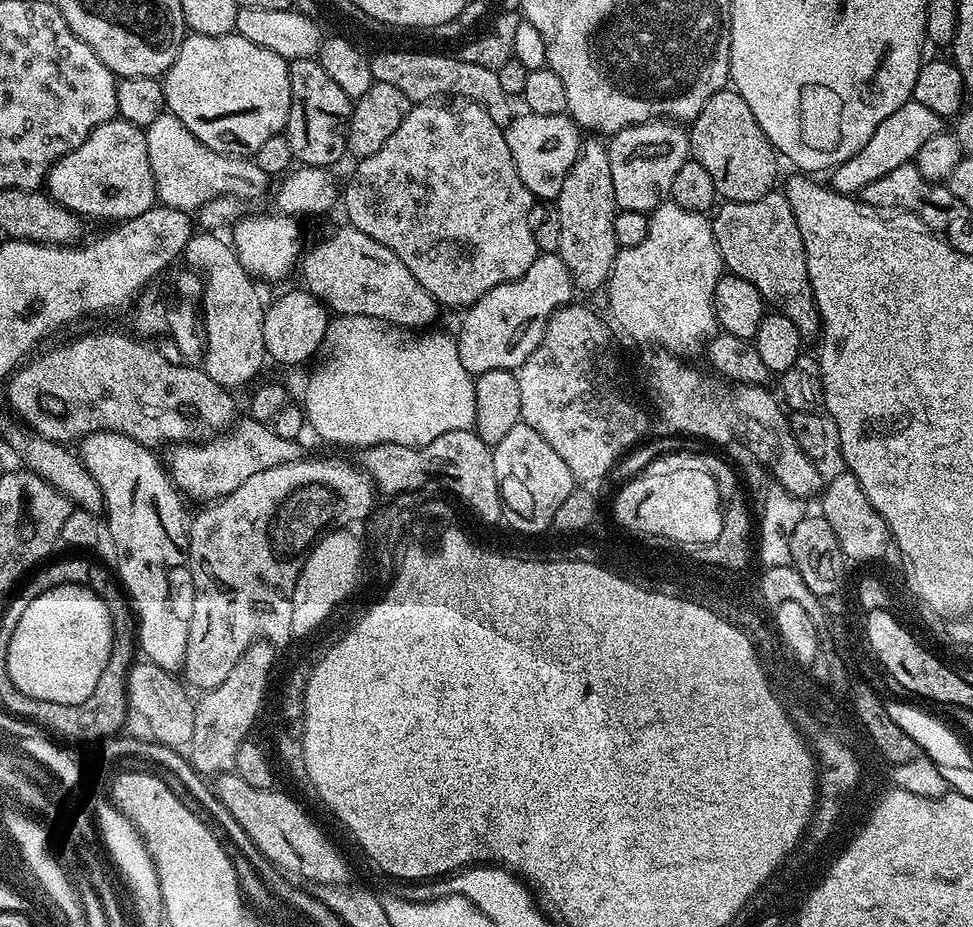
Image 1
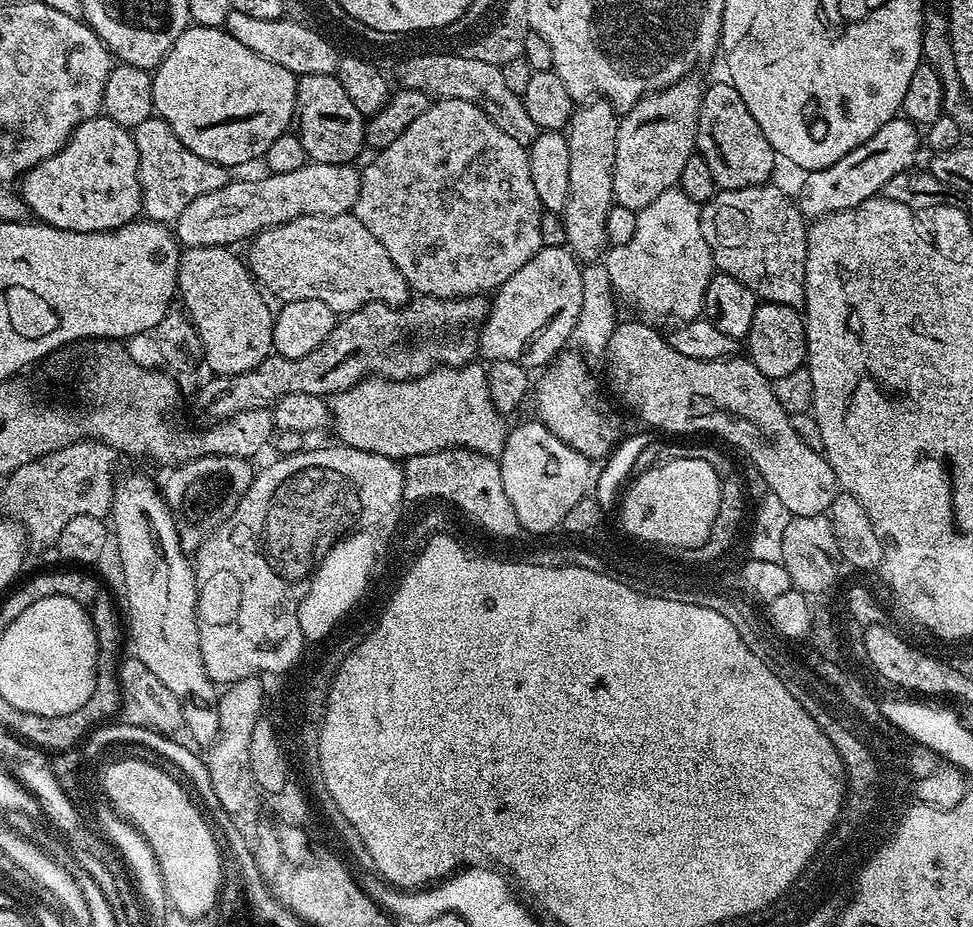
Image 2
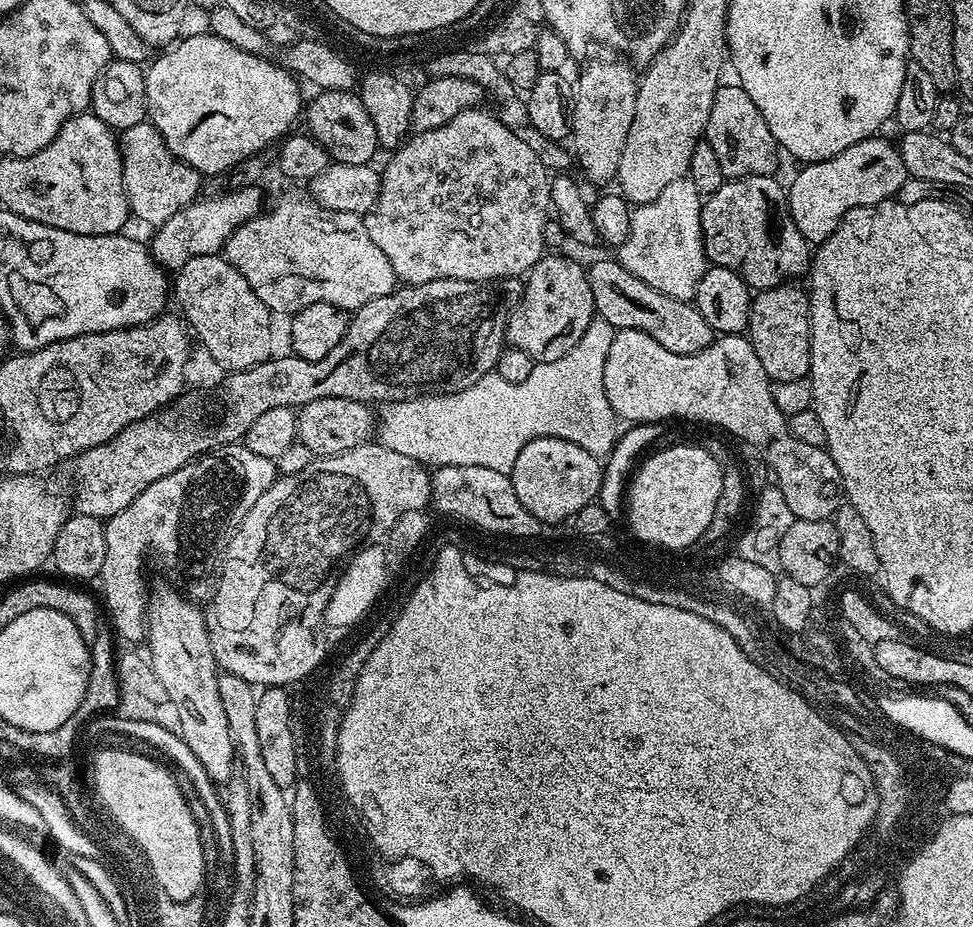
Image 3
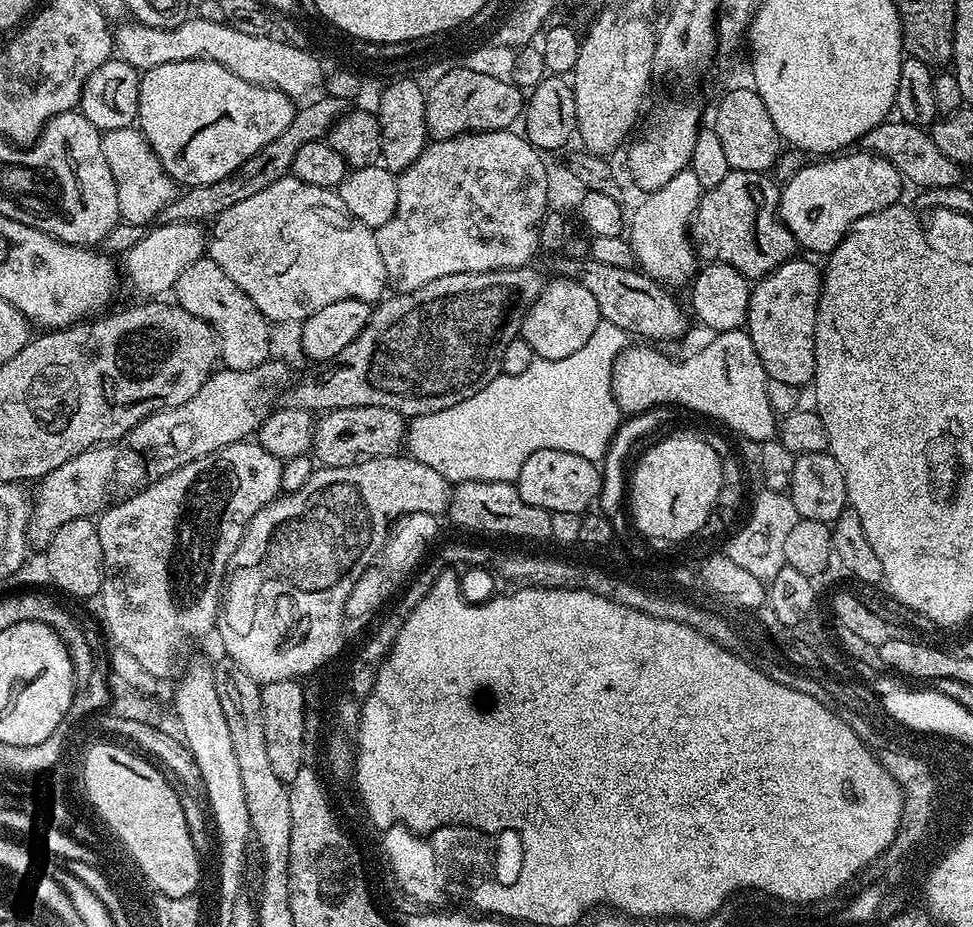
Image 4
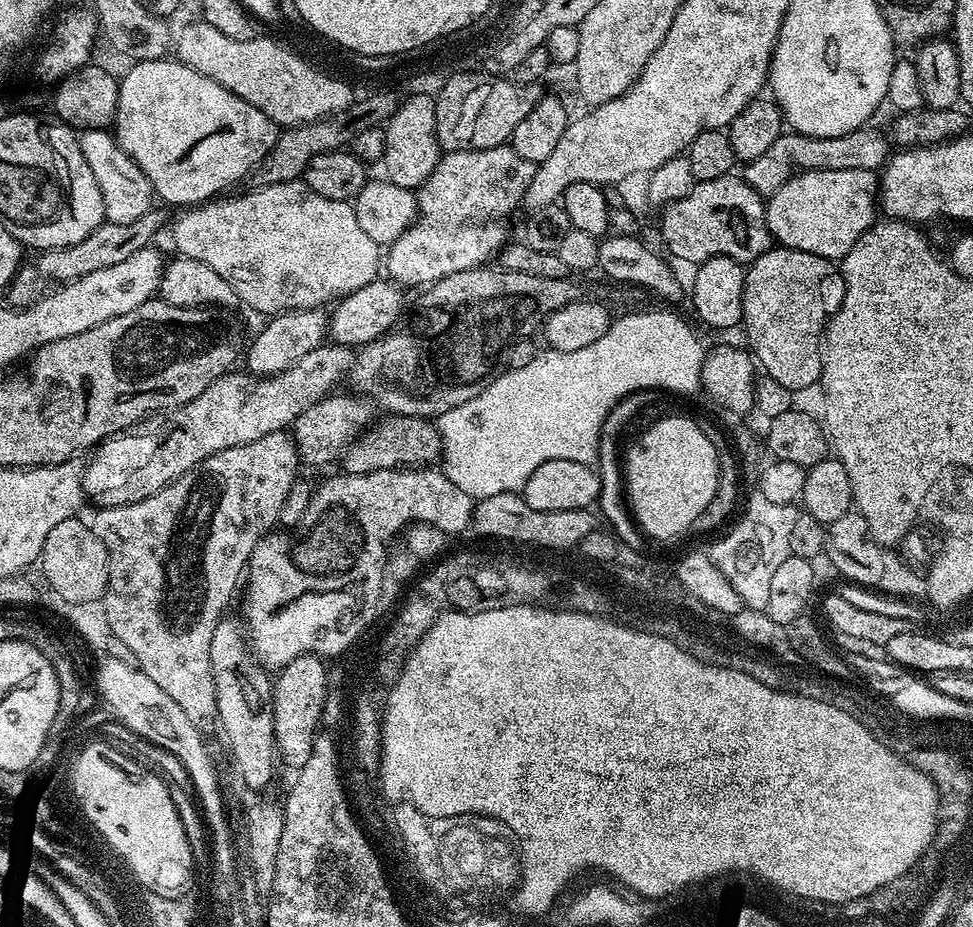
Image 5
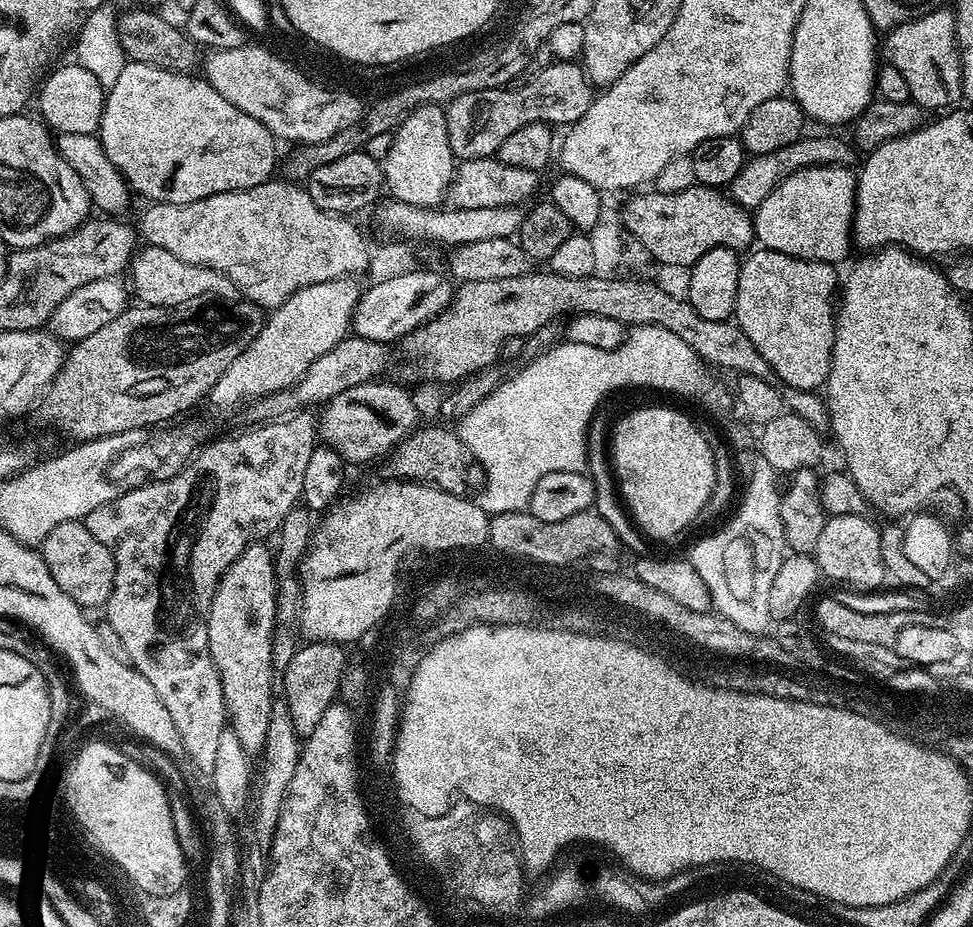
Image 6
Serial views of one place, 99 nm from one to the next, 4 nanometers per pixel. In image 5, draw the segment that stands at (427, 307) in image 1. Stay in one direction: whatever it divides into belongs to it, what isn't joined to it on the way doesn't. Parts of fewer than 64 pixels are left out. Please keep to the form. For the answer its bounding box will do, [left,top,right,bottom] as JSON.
[172,180,381,318]

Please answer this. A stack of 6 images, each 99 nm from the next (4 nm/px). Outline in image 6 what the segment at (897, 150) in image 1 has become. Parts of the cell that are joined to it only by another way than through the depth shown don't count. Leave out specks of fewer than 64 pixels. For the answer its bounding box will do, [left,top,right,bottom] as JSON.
[754,164,857,265]

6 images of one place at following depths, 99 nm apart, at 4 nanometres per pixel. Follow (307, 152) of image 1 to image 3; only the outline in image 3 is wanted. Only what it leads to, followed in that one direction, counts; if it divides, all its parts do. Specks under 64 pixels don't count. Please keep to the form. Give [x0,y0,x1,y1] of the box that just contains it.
[302,90,380,164]

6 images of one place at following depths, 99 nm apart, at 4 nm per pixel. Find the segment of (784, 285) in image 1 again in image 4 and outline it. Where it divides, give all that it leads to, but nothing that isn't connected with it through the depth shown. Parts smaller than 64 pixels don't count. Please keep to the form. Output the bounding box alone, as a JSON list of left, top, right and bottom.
[690,170,798,278]

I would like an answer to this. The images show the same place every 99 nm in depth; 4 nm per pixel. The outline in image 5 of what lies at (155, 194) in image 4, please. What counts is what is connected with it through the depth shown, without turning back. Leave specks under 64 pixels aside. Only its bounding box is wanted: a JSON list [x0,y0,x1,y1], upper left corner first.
[79,128,154,226]

